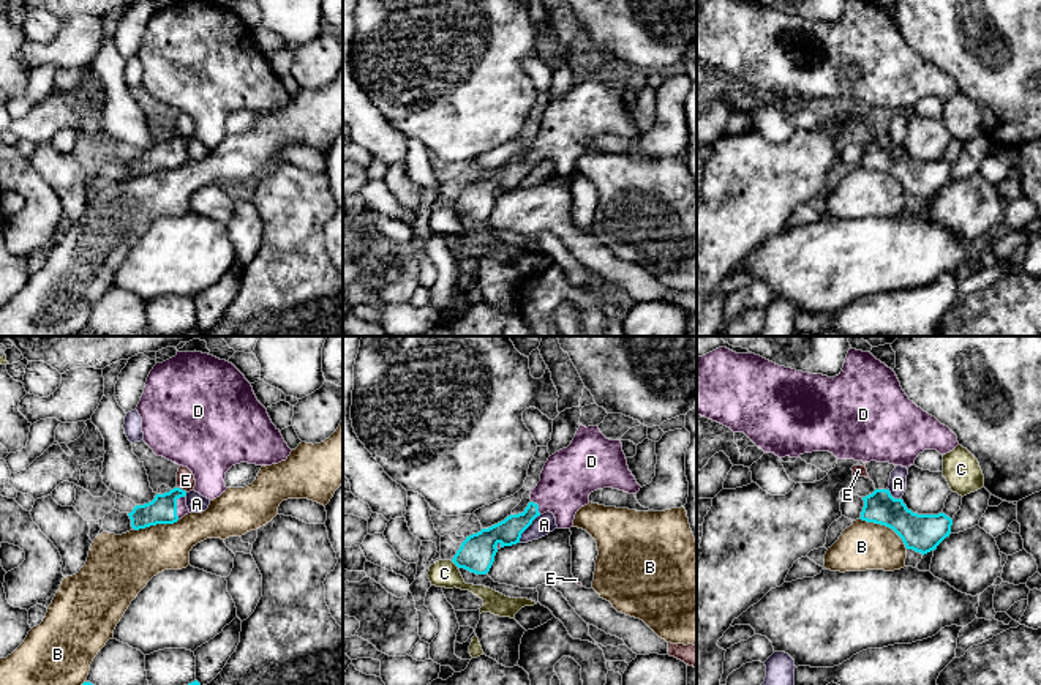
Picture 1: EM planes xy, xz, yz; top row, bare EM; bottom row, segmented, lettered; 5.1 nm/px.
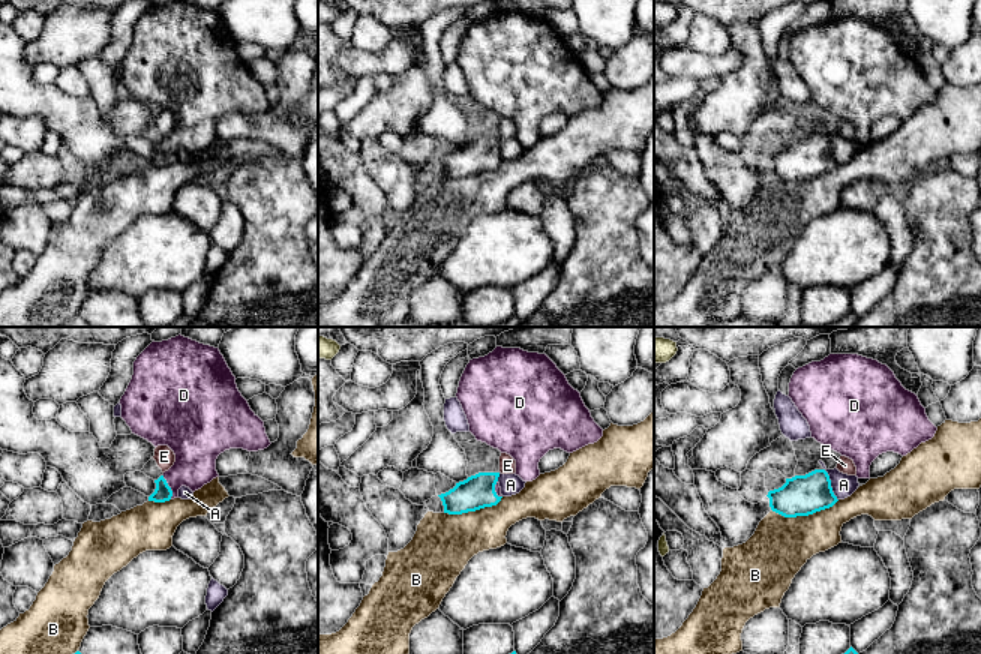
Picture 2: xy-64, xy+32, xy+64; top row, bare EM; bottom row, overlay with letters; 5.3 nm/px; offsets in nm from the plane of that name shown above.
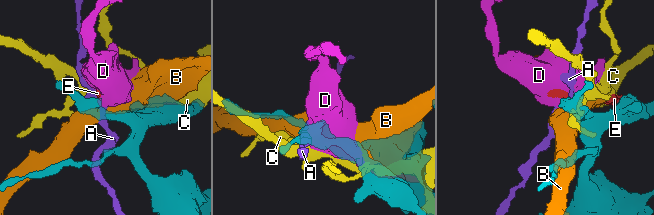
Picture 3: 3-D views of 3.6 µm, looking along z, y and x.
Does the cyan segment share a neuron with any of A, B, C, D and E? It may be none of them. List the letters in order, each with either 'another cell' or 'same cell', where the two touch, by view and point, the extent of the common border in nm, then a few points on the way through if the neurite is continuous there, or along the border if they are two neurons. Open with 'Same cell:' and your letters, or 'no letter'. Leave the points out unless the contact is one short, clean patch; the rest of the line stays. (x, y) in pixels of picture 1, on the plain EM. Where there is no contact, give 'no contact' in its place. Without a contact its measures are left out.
Same cell: D
A: another cell | xz (528, 172) | 180 nm | along xz (541, 161), (522, 180), (518, 188)
B: another cell | yz (885, 171) | 300 nm
C: another cell | xz (455, 210) | 60 nm
D: same cell | xy (176, 152) | 130 nm | across xy (163, 155), (176, 152), (182, 155)
E: another cell | xy (182, 136) | 60 nm

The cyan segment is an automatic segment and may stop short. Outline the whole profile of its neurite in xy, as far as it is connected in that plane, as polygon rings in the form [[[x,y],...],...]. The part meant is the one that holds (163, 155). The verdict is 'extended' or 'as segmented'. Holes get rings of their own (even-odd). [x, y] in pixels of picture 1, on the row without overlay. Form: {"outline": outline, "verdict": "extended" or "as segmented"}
{"outline": [[[174,134],[169,139],[156,140],[148,150],[136,152],[128,163],[131,174],[139,177],[156,170],[174,170],[188,159],[186,137]]], "verdict": "extended"}

